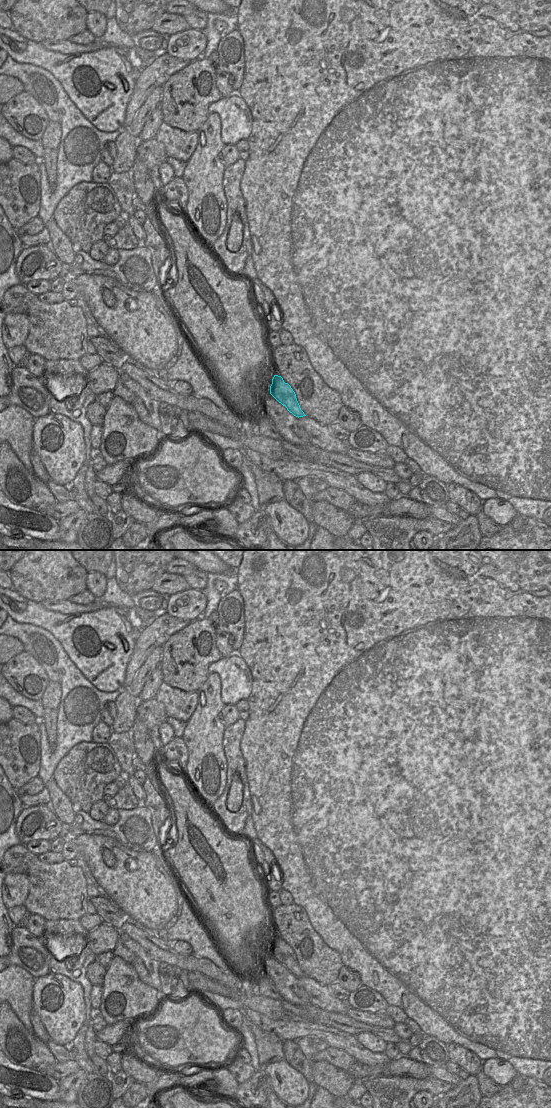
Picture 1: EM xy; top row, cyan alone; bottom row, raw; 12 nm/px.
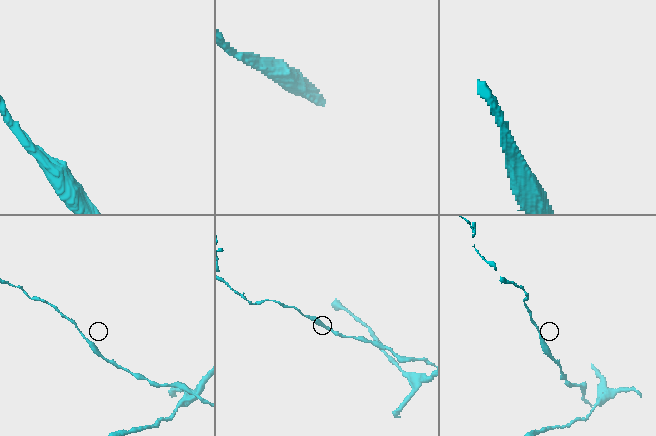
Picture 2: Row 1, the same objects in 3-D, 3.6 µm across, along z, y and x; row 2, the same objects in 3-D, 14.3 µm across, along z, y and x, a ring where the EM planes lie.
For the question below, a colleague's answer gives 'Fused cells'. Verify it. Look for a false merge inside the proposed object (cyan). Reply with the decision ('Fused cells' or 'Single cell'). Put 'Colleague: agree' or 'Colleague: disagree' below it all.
Fused cells
Colleague: agree

